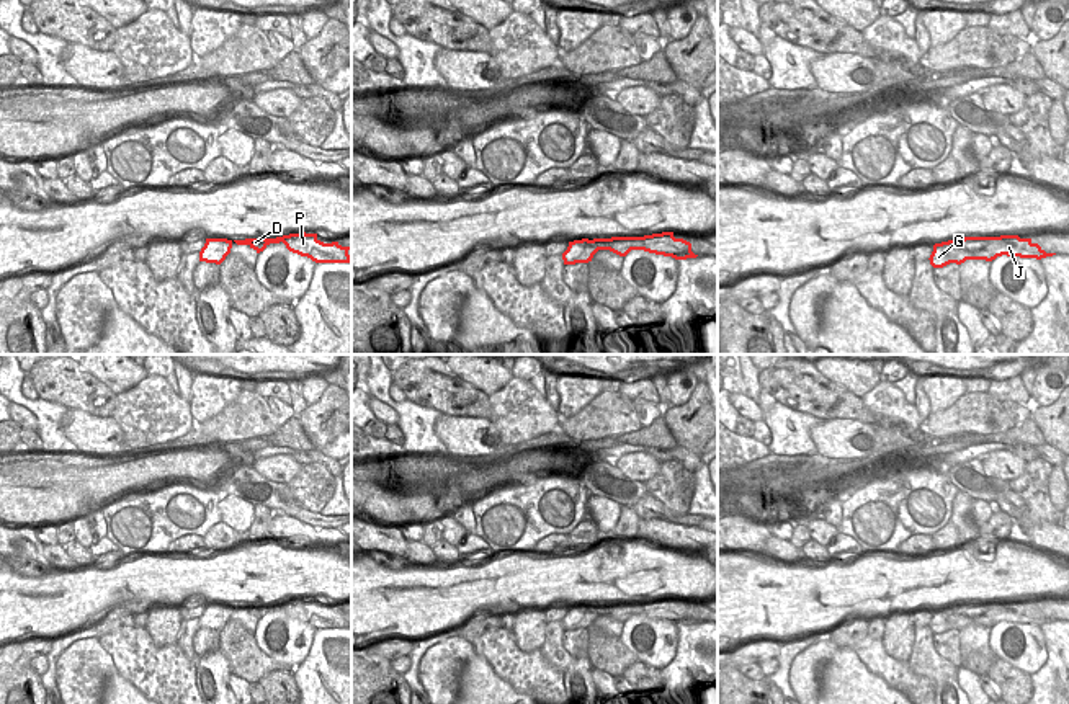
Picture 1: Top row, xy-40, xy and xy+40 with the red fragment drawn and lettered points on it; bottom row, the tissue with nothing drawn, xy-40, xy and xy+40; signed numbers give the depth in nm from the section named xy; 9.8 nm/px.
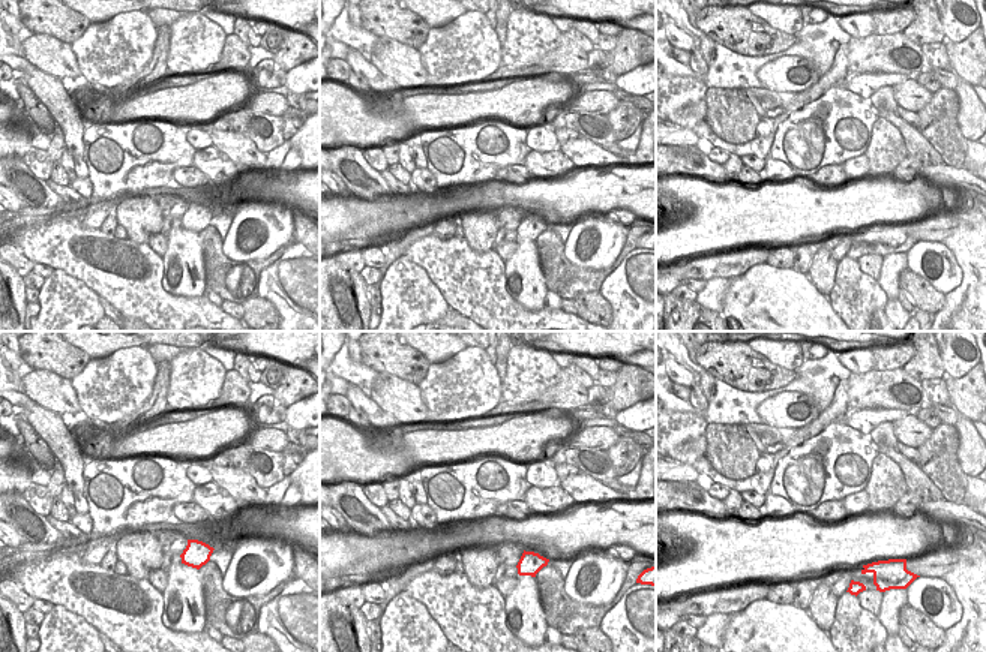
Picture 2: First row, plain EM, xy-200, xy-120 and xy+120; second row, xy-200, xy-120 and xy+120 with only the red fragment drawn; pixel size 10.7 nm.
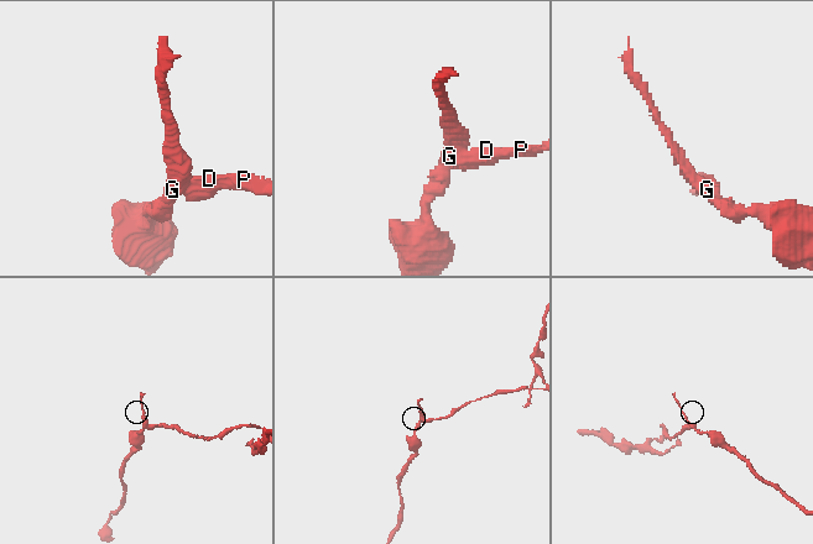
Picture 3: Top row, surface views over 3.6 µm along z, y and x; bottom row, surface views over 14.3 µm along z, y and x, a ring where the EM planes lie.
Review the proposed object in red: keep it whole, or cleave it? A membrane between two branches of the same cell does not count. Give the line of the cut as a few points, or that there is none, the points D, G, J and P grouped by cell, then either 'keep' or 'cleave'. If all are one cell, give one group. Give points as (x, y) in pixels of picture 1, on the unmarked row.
cut in xy-40 along (231, 606), (216, 618), (211, 628); D J P / G; cleave

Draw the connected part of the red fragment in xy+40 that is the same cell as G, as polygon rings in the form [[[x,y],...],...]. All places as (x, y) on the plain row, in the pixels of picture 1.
[[[950,606],[948,608],[942,608],[942,609],[935,609],[933,611],[933,617],[932,617],[930,624],[928,624],[930,626],[930,630],[933,634],[943,634],[943,632],[953,629],[946,622],[950,616],[951,616],[951,608]]]

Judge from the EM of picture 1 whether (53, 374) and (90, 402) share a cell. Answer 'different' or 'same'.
same

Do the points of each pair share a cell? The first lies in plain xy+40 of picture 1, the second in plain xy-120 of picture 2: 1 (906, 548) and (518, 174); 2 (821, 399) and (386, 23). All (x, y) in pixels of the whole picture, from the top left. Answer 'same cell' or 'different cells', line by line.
1: same cell
2: same cell

